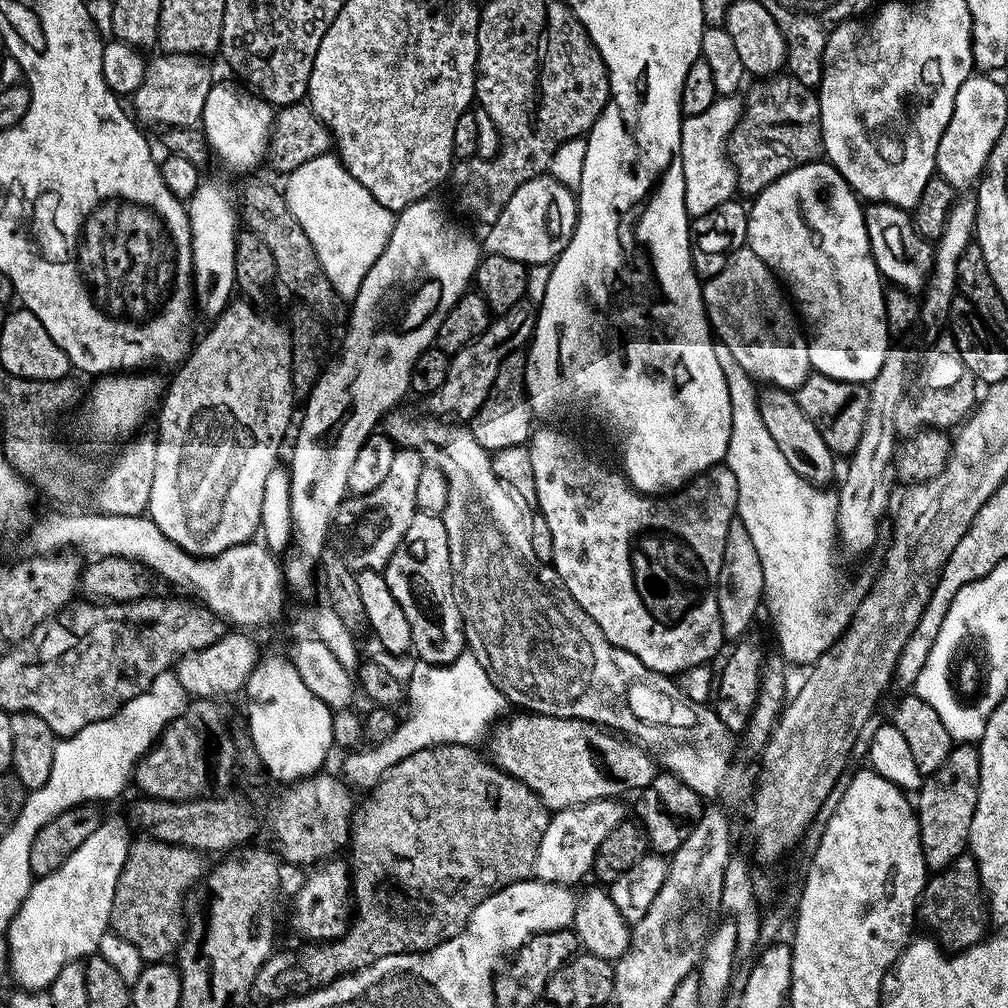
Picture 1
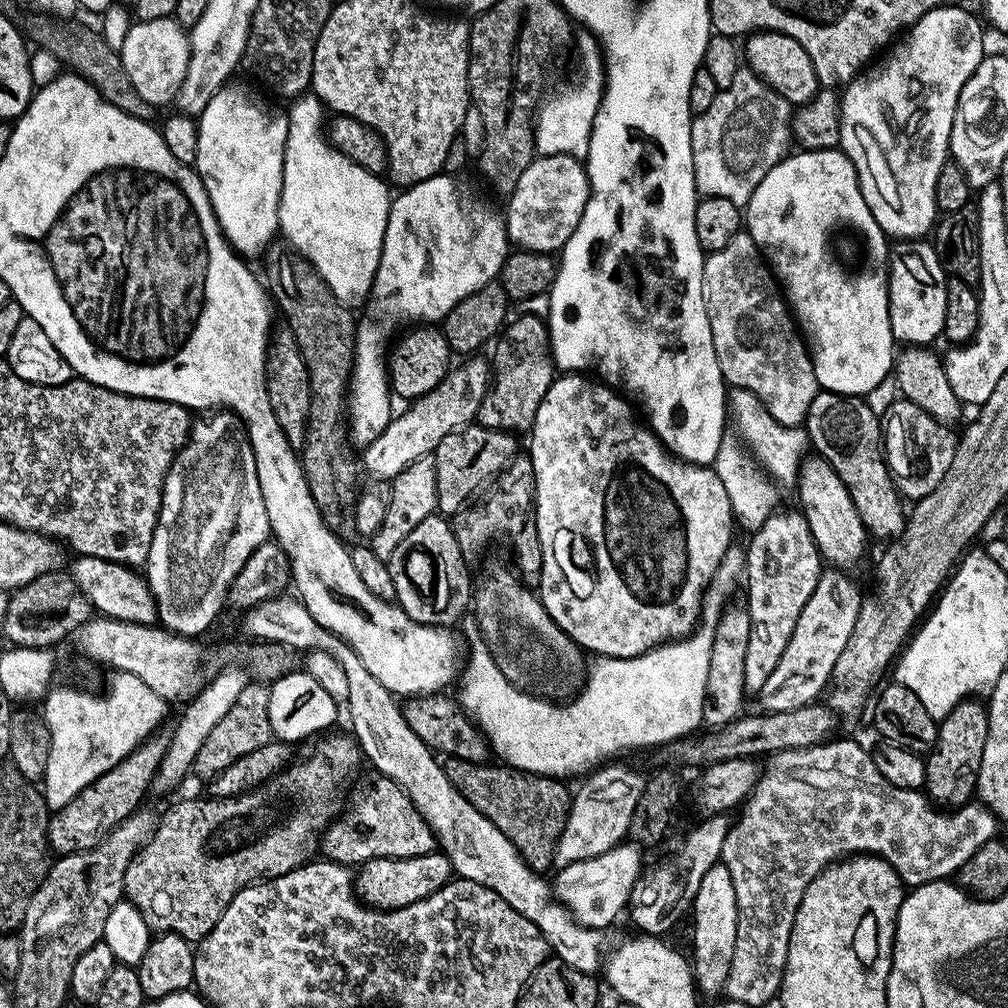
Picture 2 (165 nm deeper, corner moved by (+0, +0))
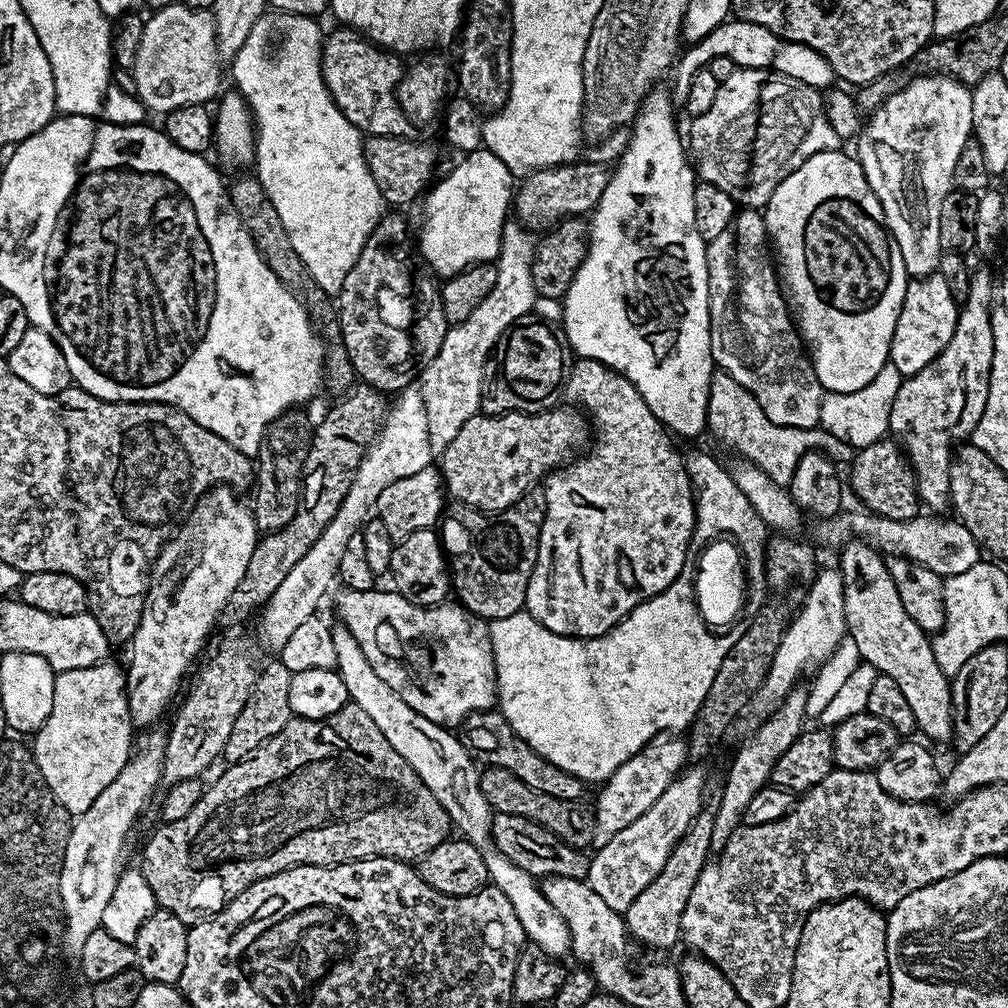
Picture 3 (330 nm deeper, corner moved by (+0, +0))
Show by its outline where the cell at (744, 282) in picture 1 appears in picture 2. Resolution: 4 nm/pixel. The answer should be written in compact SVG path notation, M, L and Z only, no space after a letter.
M746 230L736 232L722 250L705 255L704 301L725 385L750 390L782 426L801 427L818 391L810 348L768 261Z

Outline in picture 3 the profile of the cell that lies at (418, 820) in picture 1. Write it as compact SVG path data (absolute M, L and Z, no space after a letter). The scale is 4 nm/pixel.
M485 767L480 773L482 794L486 794L486 802L496 812L502 814L518 814L522 818L530 818L530 822L538 822L538 826L546 826L550 834L562 838L570 846L581 850L592 848L594 830L596 829L596 813L587 803L566 798L554 798L550 794L541 794L538 790L530 790L522 778L514 778L510 770L505 768Z

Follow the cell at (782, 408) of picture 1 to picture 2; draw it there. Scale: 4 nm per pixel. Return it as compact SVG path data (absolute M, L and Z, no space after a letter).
M819 458L810 460L803 465L798 477L798 489L800 488L798 508L804 513L821 557L827 563L828 560L832 563L829 565L844 570L849 567L847 564L856 564L863 558L864 543L870 540L870 536L842 478L838 478L838 474L825 460Z

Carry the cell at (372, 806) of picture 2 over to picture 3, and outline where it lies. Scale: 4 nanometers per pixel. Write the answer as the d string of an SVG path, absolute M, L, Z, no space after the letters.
M496 812L492 817L492 843L513 863L513 866L521 867L535 878L561 876L584 880L587 877L589 853L562 842L562 838L550 834L546 826L538 826L538 822L530 822L530 818L522 818L518 814Z

